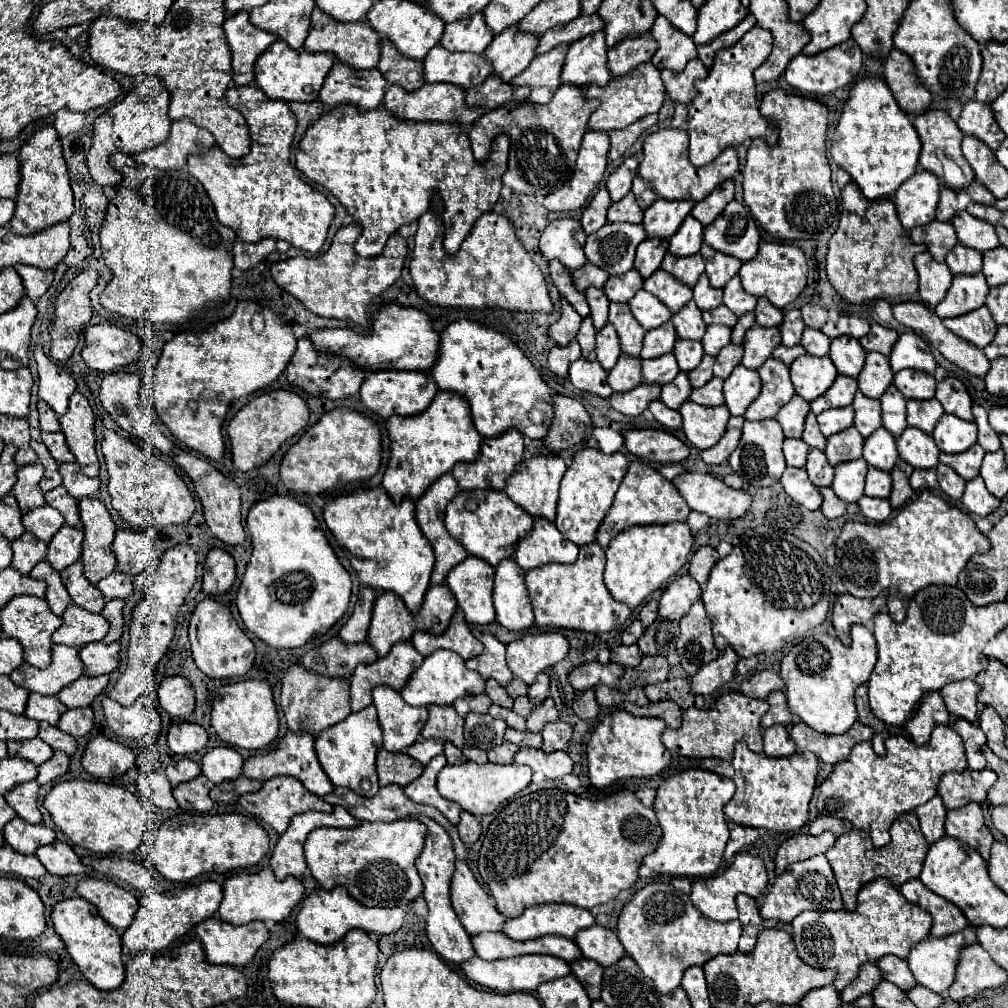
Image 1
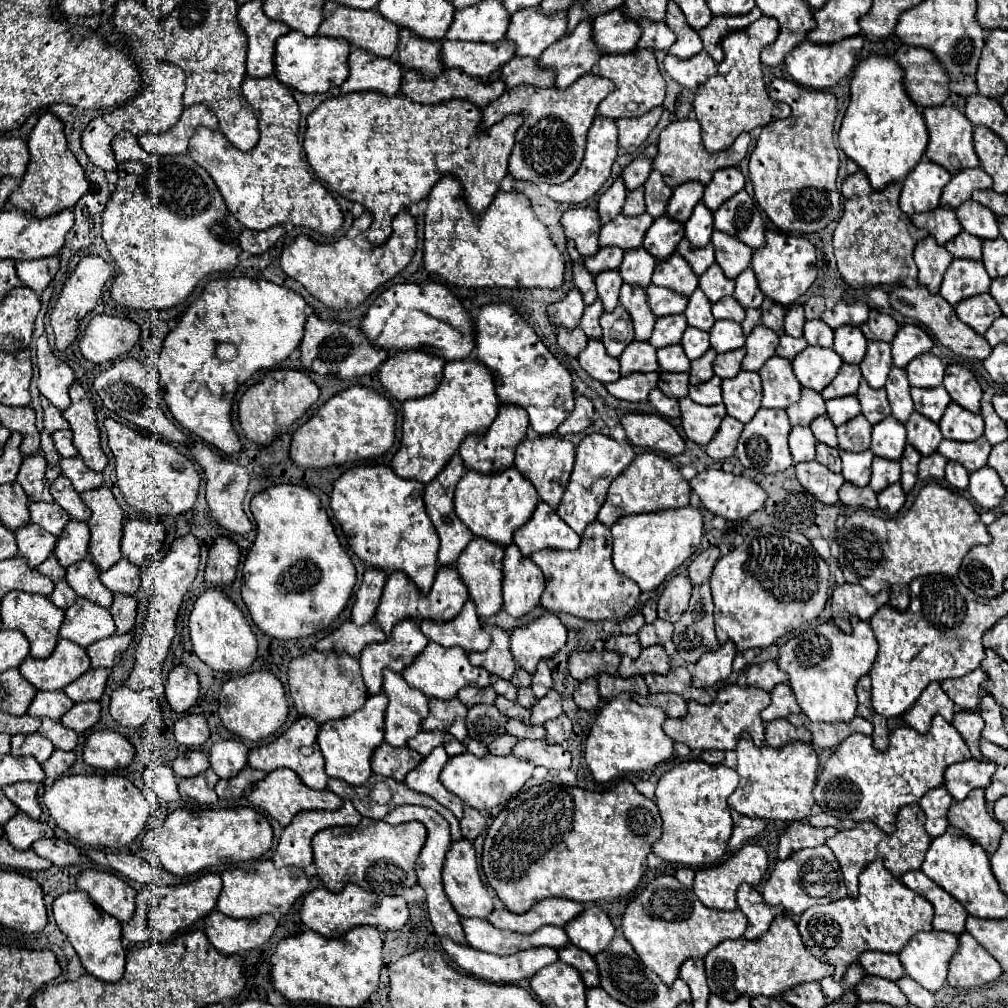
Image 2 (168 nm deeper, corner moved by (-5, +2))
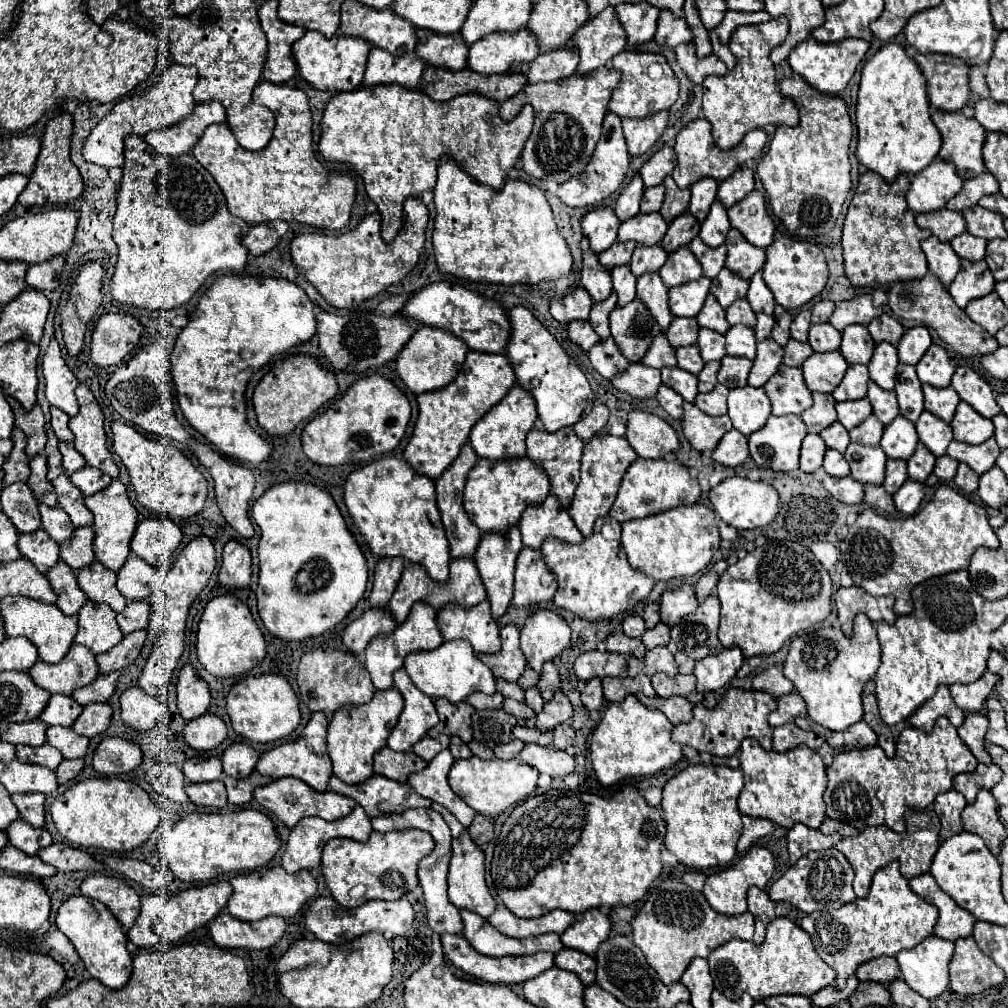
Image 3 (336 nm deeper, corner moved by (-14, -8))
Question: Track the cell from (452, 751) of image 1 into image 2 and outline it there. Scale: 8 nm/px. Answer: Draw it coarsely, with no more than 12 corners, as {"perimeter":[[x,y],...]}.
{"perimeter":[[444,734],[448,756],[466,752],[466,746],[452,734]]}

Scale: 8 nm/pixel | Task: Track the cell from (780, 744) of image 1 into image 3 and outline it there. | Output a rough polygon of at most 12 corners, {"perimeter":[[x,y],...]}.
{"perimeter":[[797,724],[773,730],[773,750],[797,746],[821,748],[823,738],[805,732]]}

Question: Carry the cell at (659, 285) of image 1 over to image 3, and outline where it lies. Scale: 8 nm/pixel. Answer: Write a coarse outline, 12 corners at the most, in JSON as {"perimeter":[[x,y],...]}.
{"perimeter":[[687,246],[669,254],[659,270],[667,288],[703,276]]}

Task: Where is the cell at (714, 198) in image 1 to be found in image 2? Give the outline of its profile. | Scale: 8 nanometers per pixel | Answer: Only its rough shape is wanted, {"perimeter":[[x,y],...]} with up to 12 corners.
{"perimeter":[[728,166],[704,188],[704,204],[718,210],[742,188],[744,174]]}

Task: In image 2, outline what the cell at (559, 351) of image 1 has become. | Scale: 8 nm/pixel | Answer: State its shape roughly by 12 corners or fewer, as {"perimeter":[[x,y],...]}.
{"perimeter":[[580,326],[558,328],[558,344],[570,356],[586,348],[588,338]]}

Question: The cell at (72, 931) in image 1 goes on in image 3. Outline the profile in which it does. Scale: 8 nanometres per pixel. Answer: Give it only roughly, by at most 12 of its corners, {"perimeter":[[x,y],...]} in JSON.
{"perimeter":[[65,900],[57,928],[85,968],[117,990],[133,966],[125,930],[101,902]]}

